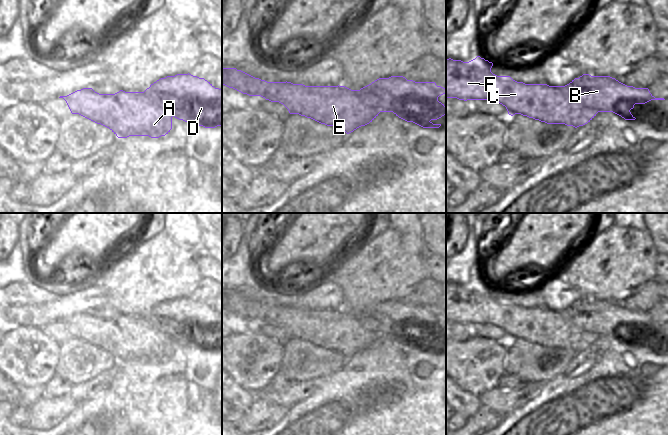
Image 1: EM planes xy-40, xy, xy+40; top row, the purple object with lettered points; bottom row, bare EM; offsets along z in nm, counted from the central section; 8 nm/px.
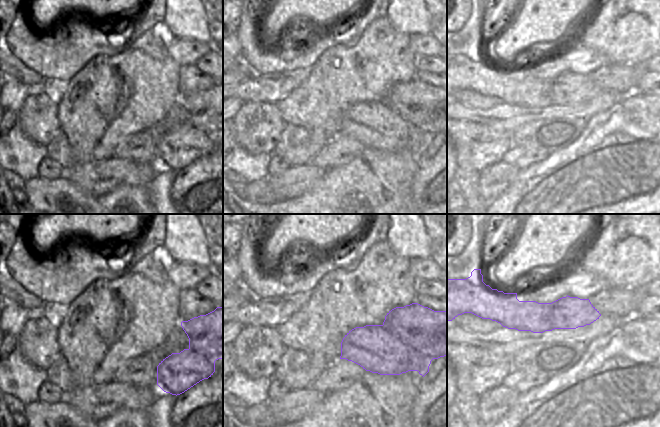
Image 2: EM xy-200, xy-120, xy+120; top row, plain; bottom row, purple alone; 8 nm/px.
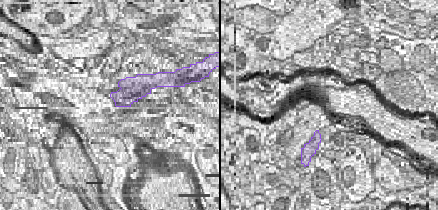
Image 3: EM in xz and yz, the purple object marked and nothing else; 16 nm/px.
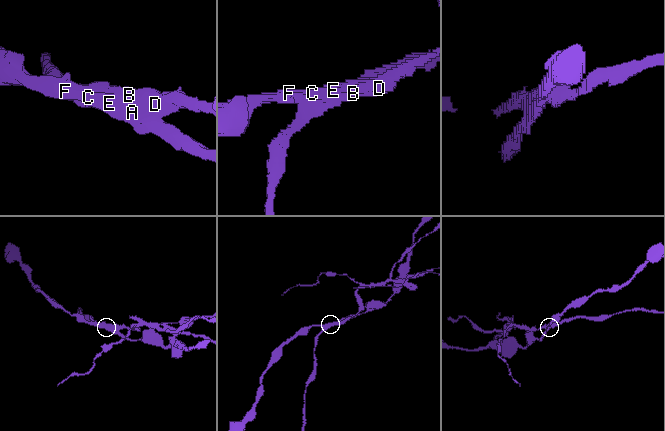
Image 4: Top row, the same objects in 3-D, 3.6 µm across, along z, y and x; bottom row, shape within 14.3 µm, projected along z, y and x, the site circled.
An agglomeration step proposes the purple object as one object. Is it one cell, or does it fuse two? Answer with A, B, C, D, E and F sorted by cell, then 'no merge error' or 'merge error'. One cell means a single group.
groups A C E F / B D; merge error

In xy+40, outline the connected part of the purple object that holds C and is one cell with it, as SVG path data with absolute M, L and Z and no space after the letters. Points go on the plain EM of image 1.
M477 280L469 286L446 284L446 321L459 324L493 324L506 331L508 338L521 338L547 348L565 348L575 352L590 346L598 337L573 324L562 310L525 308L510 300L497 300L491 296L492 286Z

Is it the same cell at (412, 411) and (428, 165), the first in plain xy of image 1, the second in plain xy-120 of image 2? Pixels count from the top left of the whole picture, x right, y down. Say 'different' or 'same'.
different

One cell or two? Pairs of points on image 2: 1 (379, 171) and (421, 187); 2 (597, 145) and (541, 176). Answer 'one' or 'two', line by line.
1: two
2: one

